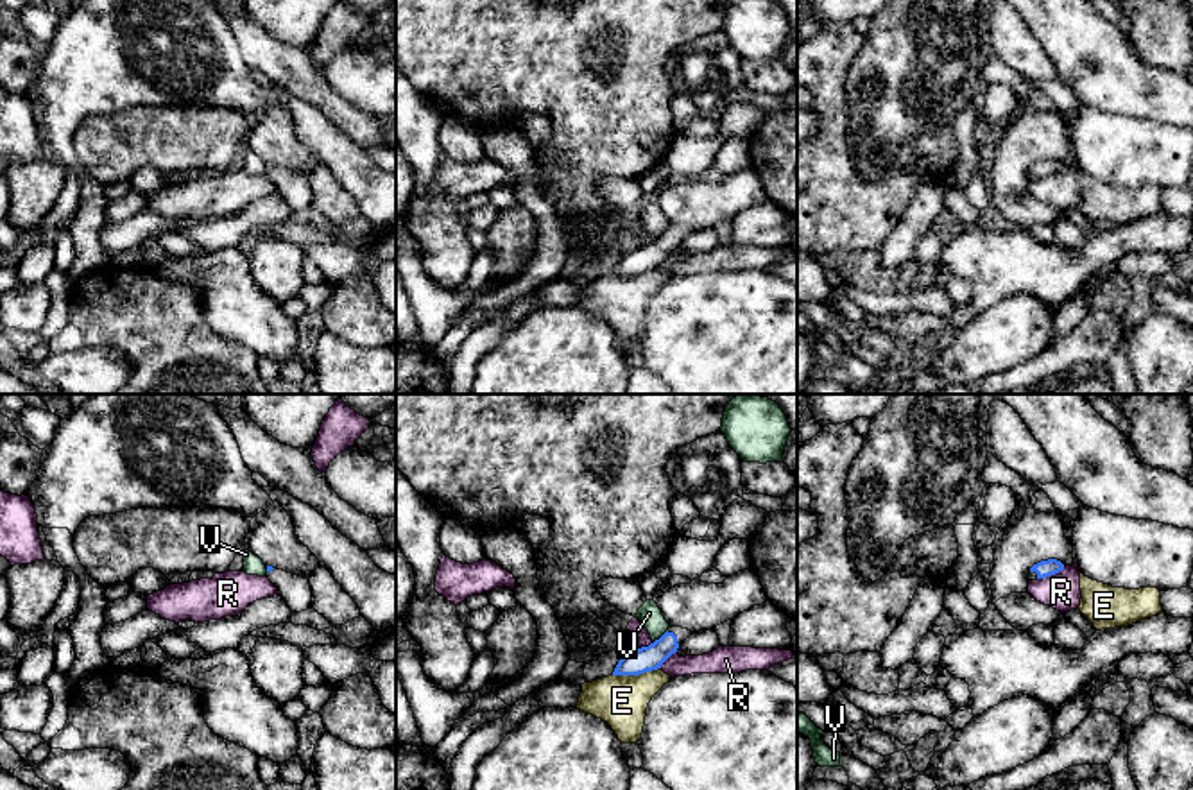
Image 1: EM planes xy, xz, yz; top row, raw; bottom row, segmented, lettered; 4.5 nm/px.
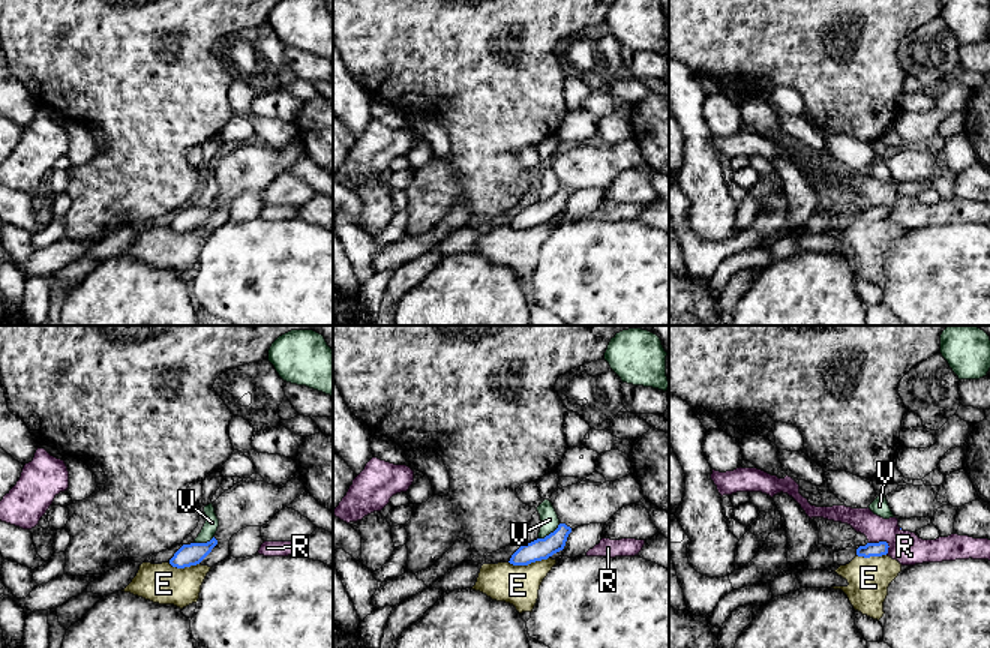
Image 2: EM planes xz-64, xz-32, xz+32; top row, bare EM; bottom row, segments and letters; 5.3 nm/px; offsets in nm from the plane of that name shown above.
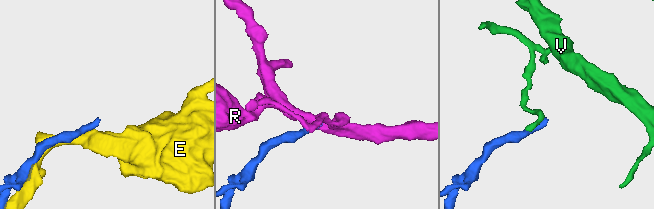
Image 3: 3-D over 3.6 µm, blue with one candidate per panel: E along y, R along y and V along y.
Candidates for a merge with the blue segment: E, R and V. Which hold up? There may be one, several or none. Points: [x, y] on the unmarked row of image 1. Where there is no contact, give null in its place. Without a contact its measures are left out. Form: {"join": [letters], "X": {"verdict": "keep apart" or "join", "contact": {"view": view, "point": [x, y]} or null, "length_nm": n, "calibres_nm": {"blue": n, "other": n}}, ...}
{"join": [], "E": {"verdict": "keep apart", "contact": {"view": "xz", "point": [636, 273]}, "length_nm": 220, "calibres_nm": {"blue": 110, "other": 240}}, "R": {"verdict": "keep apart", "contact": {"view": "yz", "point": [1050, 172]}, "length_nm": 140, "calibres_nm": {"blue": 80, "other": 160}}, "V": {"verdict": "keep apart", "contact": {"view": "xz", "point": [661, 235]}, "length_nm": 90, "calibres_nm": {"blue": 110, "other": 100}}}

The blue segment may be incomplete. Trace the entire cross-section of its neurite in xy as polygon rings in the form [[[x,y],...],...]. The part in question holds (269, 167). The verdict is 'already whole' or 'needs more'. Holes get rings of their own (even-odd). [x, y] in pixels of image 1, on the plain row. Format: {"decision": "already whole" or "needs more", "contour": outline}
{"decision": "needs more", "contour": [[[267,165],[265,176],[278,186],[278,193],[292,211],[306,210],[312,204],[312,186],[306,176],[292,174],[272,165]]]}

